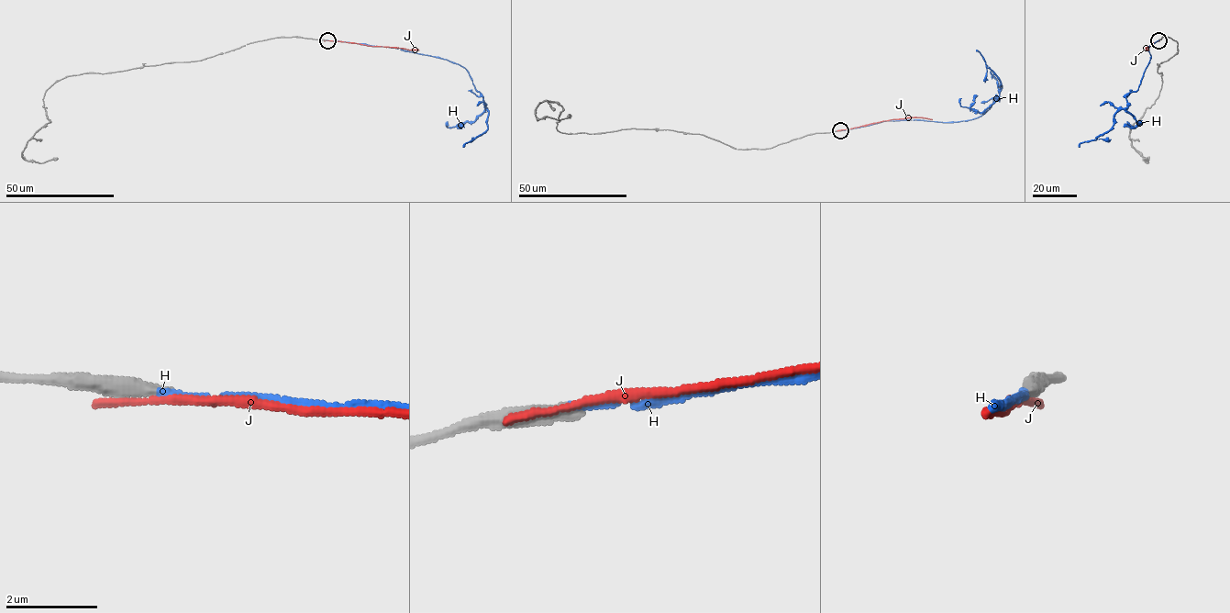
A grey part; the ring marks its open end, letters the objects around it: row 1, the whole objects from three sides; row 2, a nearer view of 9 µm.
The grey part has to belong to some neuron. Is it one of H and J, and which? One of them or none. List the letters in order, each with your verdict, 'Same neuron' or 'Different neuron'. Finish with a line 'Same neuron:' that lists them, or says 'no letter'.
H: Same neuron
J: Different neuron
Same neuron: H

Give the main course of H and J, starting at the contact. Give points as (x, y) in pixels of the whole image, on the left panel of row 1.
H: (327, 40), (396, 48), (438, 57), (463, 67), (482, 95), (488, 114), (487, 129), (462, 147)
J: (326, 40), (419, 50)

